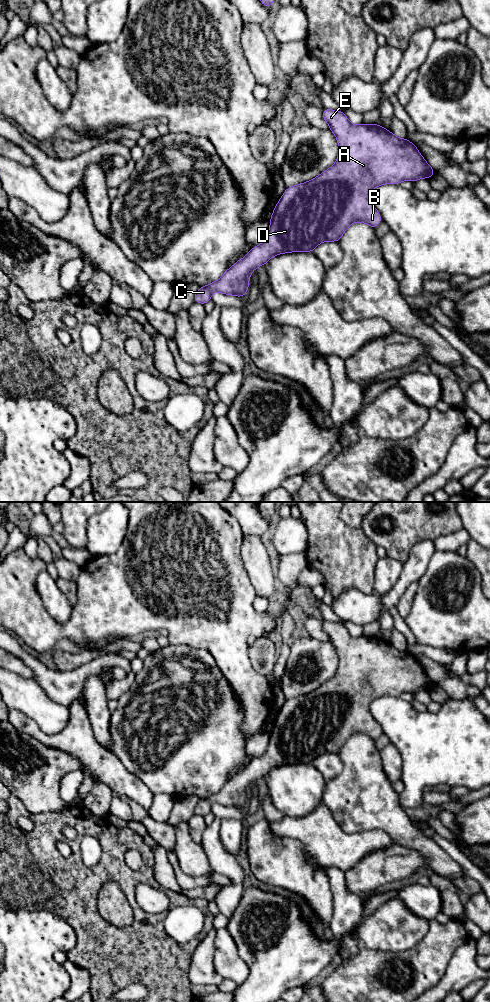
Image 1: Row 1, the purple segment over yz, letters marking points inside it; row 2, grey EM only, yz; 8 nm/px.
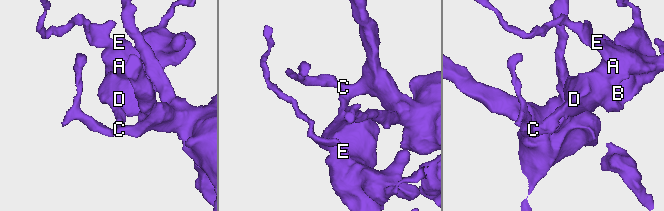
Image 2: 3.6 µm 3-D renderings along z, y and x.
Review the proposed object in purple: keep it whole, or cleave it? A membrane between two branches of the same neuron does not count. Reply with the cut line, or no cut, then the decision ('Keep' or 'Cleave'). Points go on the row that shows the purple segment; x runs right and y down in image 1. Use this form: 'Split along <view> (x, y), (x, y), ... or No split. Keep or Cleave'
No split. Keep

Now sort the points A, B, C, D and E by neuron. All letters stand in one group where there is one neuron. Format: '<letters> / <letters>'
A B C D E

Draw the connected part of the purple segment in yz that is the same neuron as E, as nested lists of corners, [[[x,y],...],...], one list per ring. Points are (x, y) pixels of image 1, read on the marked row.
[[[325,108],[322,115],[340,148],[334,165],[308,182],[286,188],[272,213],[264,242],[253,247],[244,258],[227,269],[218,281],[200,287],[194,302],[204,305],[216,291],[243,298],[249,289],[252,271],[265,265],[271,257],[288,252],[313,252],[324,241],[339,242],[353,222],[364,222],[376,228],[382,221],[369,198],[372,189],[386,183],[399,184],[404,180],[414,183],[435,174],[408,139],[399,138],[378,124],[352,125],[342,111]]]

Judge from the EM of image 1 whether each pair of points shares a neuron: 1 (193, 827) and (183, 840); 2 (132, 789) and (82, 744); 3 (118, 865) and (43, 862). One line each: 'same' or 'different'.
1: different
2: same
3: same

